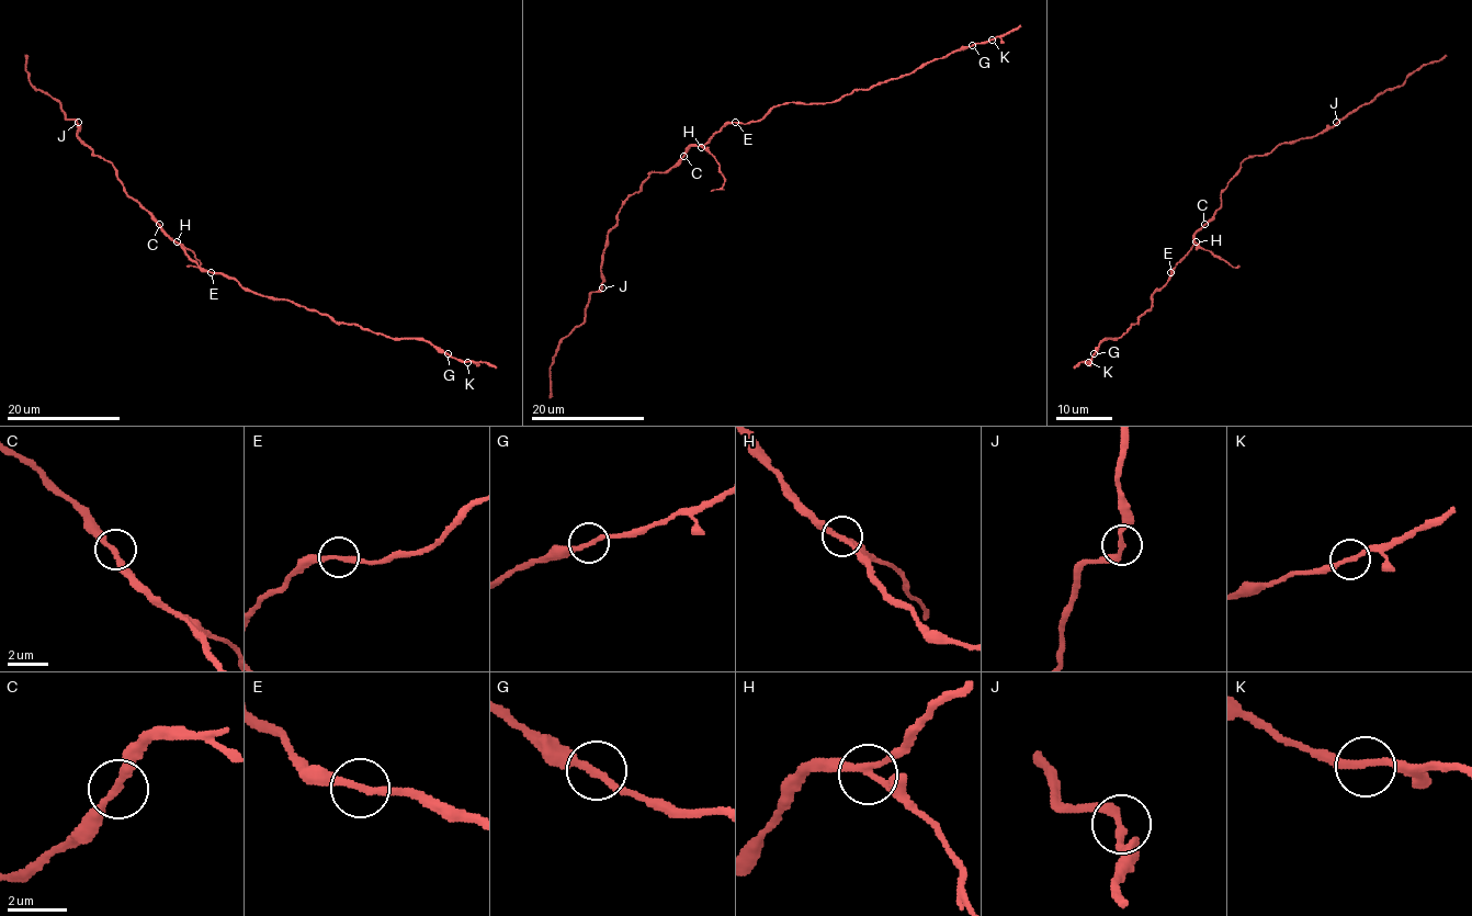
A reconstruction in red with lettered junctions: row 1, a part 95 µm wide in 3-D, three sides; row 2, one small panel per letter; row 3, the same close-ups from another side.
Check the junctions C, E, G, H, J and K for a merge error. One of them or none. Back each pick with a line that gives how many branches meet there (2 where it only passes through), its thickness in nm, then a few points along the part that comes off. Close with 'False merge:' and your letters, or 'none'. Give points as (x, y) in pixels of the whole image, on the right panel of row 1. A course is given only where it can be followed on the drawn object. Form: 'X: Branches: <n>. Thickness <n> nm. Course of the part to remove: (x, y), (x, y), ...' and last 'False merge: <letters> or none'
H: Branches: 3. Thickness 200 nm. Course of the part to remove: (1196, 241), (1234, 267), (1240, 267)
False merge: H

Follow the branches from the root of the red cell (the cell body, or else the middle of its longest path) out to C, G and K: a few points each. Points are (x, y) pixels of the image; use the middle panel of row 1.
C: (702, 146), (691, 146), (683, 156)
G: (702, 146), (732, 122), (759, 122), (773, 108), (790, 102), (840, 100), (972, 45)
K: (702, 146), (732, 122), (759, 122), (773, 108), (790, 102), (840, 100), (992, 40)

